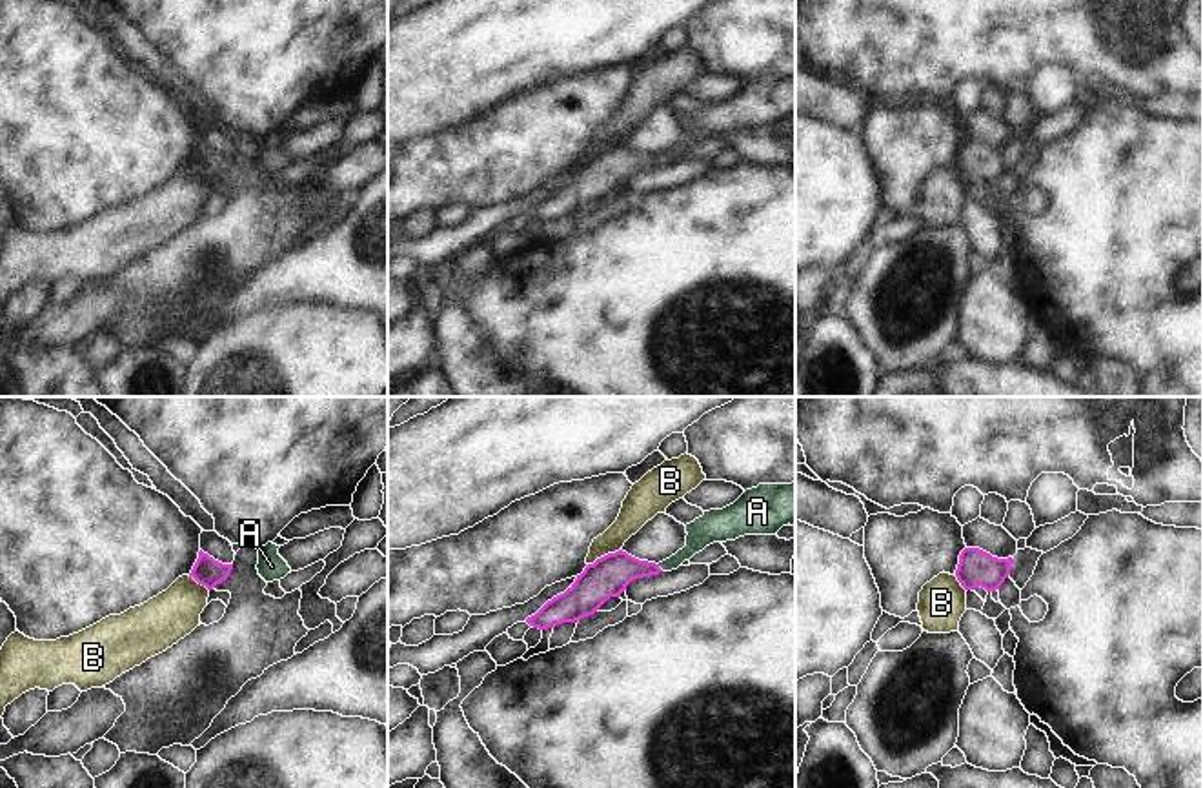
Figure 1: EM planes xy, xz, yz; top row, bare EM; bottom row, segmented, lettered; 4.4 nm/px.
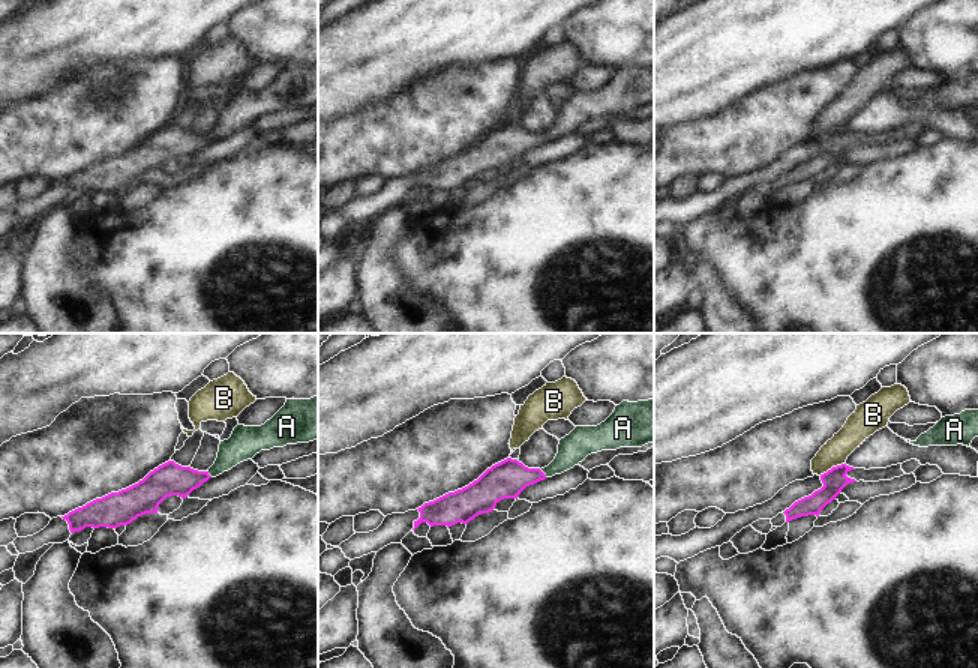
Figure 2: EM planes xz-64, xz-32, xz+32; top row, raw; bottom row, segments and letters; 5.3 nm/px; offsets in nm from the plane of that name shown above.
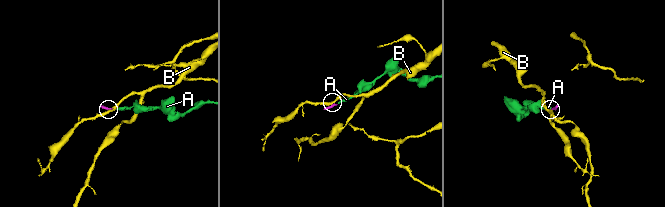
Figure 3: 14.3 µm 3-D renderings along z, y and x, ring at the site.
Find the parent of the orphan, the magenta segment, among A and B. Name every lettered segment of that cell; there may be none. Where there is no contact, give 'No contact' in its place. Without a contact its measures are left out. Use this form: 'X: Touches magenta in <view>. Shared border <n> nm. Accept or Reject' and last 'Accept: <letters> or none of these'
A: Touches magenta in xz. Shared border 40 nm. Accept
B: Touches magenta in xz. Shared border 170 nm. Reject
Accept: A.

